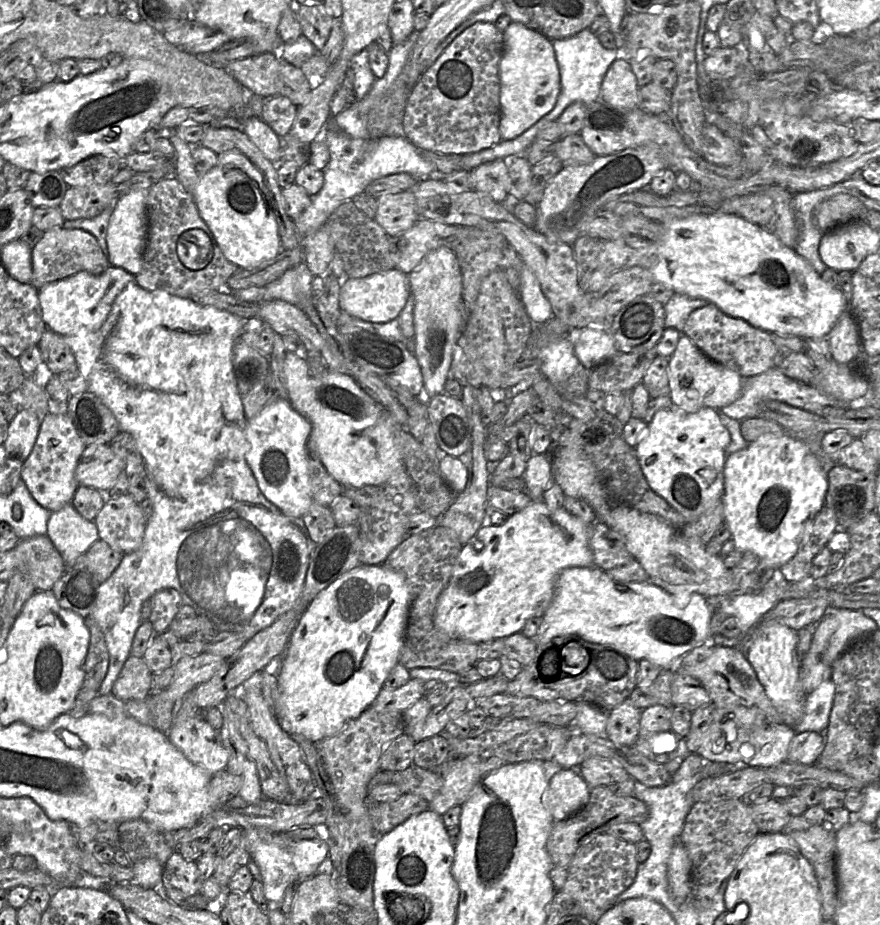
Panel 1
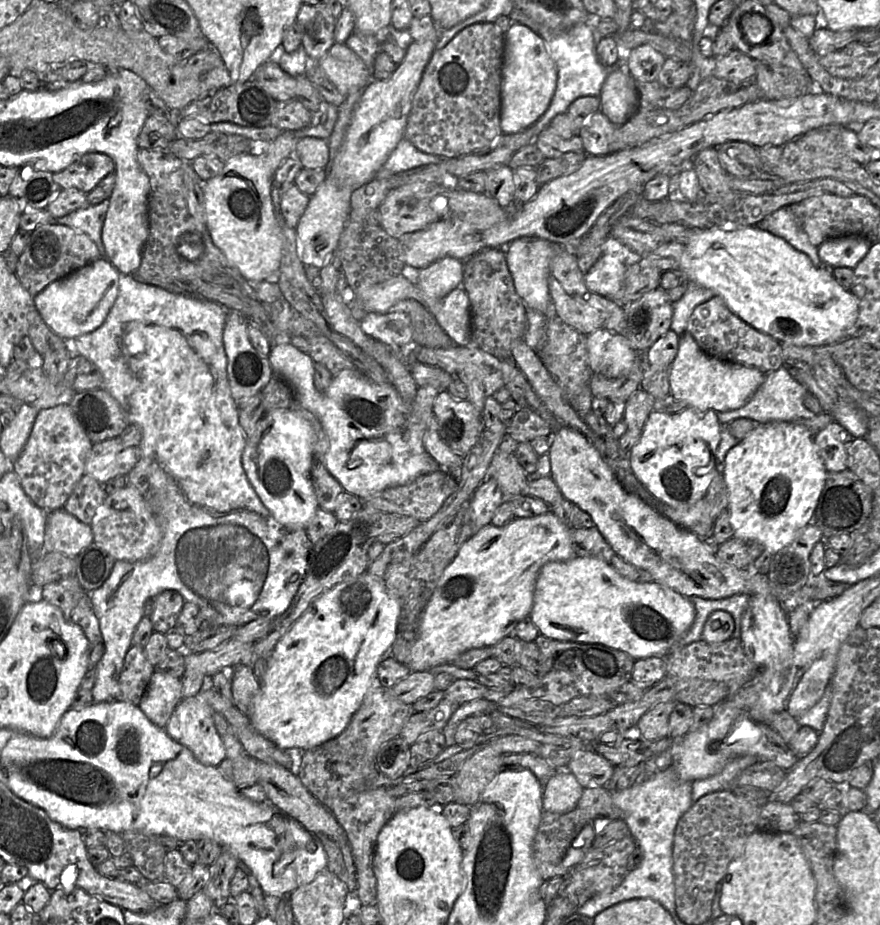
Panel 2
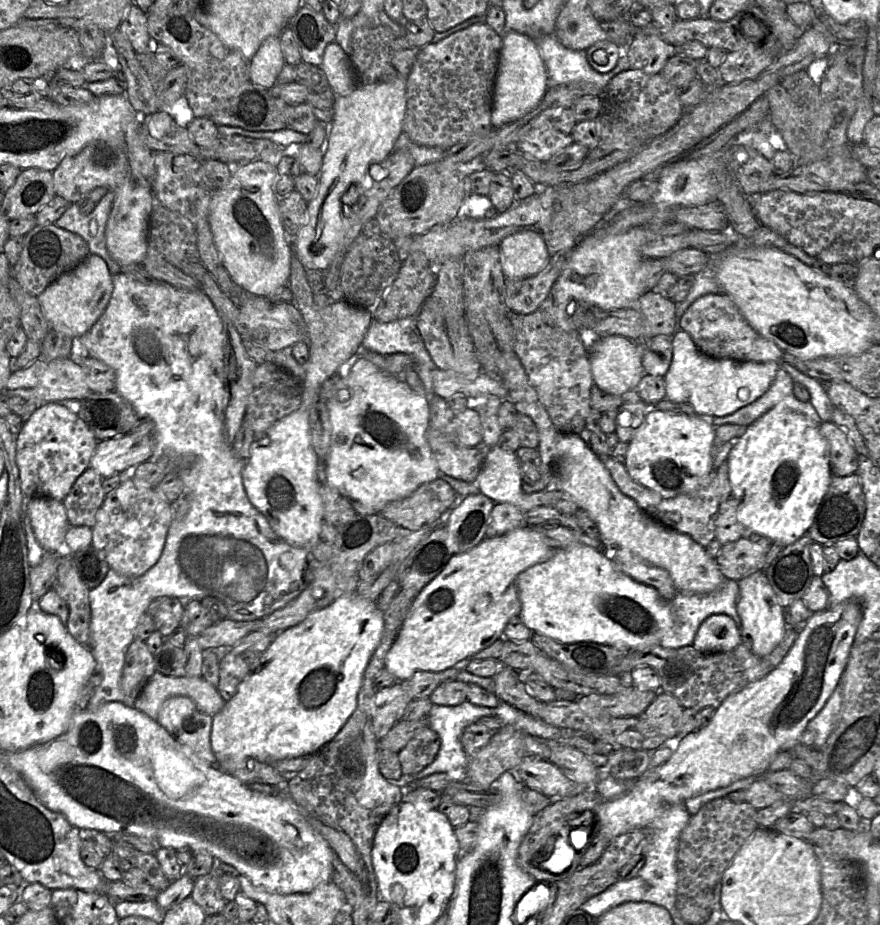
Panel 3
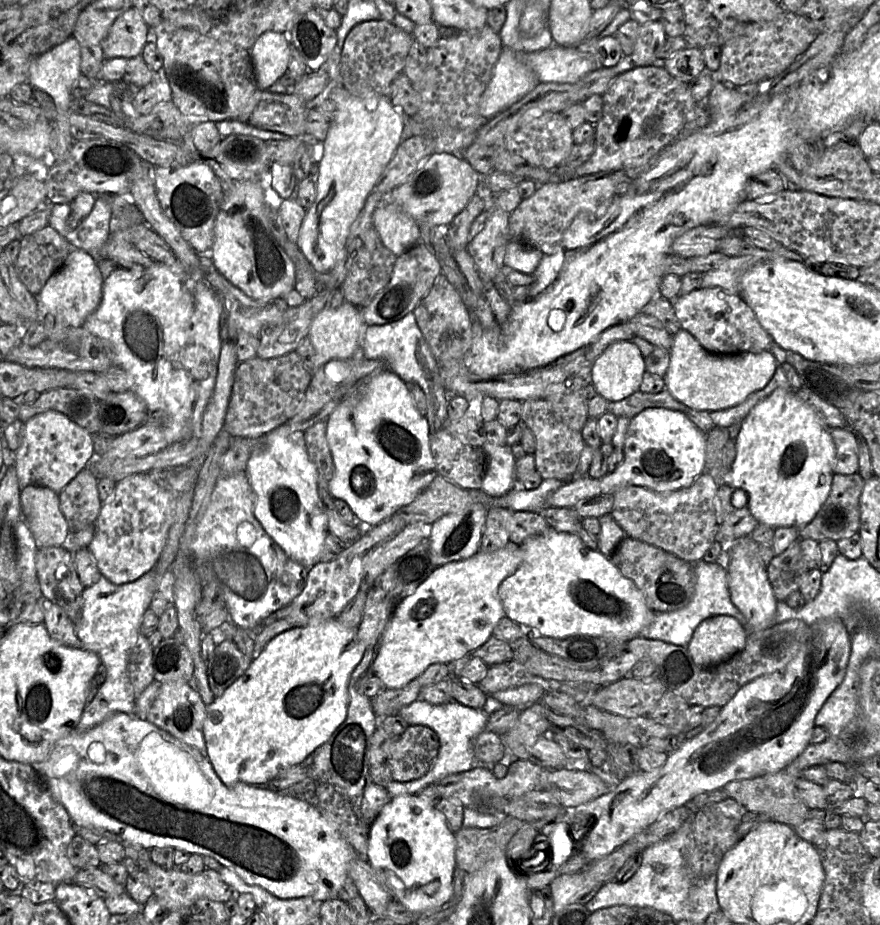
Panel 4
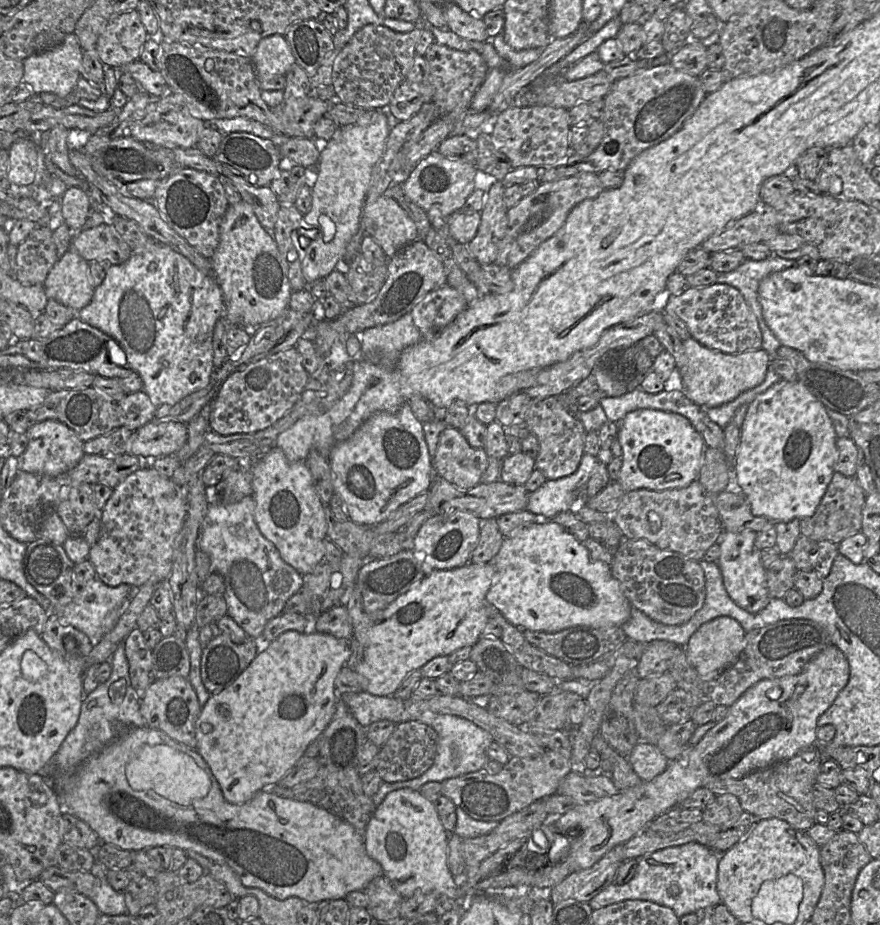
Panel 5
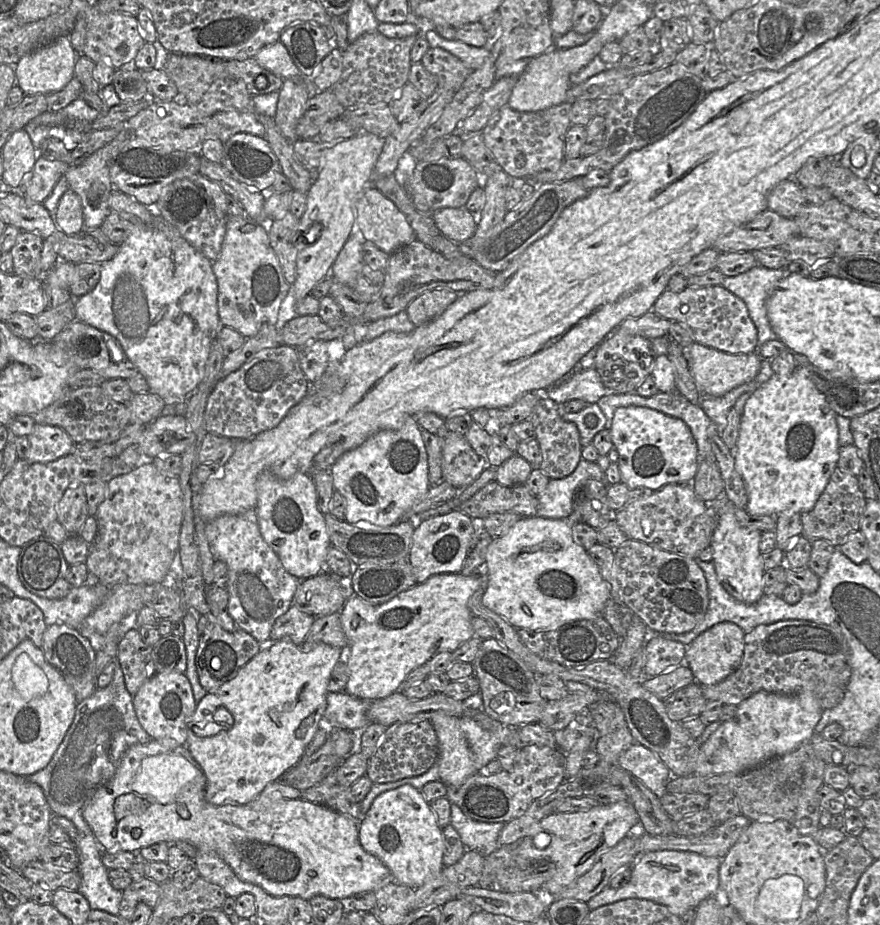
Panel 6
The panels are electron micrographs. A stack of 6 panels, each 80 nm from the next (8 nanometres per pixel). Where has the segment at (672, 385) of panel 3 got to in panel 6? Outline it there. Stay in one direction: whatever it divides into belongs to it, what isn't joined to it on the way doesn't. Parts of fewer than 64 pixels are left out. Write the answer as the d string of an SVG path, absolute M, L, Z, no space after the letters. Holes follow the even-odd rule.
M696 342L684 349L700 396L722 396L730 390L752 381L760 370L761 357L757 350L748 354L728 354Z

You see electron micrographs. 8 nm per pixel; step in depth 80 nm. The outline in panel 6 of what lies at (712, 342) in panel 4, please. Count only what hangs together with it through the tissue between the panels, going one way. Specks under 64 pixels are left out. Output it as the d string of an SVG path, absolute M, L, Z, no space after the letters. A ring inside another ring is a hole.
M721 285L687 286L679 293L664 290L652 310L663 318L682 324L694 342L703 346L728 354L748 354L757 350L757 329L745 303Z

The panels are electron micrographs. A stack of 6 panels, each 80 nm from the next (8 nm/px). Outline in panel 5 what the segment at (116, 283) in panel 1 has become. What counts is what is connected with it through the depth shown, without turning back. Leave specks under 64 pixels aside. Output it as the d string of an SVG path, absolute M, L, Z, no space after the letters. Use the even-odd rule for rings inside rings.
M70 247L52 267L44 281L47 298L58 301L76 313L87 306L95 290L89 264Z

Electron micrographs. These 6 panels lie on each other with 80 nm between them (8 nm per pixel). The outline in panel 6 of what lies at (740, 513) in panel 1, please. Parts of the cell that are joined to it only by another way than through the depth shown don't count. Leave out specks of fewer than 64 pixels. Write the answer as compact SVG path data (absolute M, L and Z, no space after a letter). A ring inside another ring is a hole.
M795 367L787 375L773 376L757 388L745 403L735 445L735 467L748 494L746 511L751 515L782 512L804 513L813 509L825 489L839 459L836 414L817 390L805 367Z

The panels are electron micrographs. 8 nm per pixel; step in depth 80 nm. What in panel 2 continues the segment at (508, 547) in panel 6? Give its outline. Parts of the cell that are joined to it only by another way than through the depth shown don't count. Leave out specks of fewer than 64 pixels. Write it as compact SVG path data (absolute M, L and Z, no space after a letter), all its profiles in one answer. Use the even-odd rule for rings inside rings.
M574 556L566 561L550 561L545 563L536 578L534 587L534 597L530 618L536 625L540 635L552 639L579 643L598 643L611 648L615 648L629 654L635 661L649 657L665 658L672 646L689 630L695 619L695 608L693 601L657 582L635 582L621 576L610 563L595 557Z

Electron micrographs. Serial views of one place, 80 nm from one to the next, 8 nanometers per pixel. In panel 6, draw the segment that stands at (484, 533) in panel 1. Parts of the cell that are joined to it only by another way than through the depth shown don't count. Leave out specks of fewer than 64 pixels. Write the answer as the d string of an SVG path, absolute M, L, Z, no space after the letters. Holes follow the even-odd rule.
M441 573L379 606L352 595L339 612L350 648L349 680L343 693L368 701L386 698L397 692L412 670L441 652L452 653L472 638L473 614L468 601L480 587L478 576Z

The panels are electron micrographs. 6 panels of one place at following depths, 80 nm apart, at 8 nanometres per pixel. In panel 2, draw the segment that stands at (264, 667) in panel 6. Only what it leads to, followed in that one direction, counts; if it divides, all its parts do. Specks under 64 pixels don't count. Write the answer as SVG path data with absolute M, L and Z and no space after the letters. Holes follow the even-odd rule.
M368 572L338 583L317 597L277 642L271 653L267 669L260 681L259 692L254 697L248 714L253 728L281 750L291 748L307 750L338 736L348 726L352 716L360 707L365 694L369 690L372 677L376 676L377 666L381 661L382 654L395 639L399 613L400 604L386 588L383 578Z

